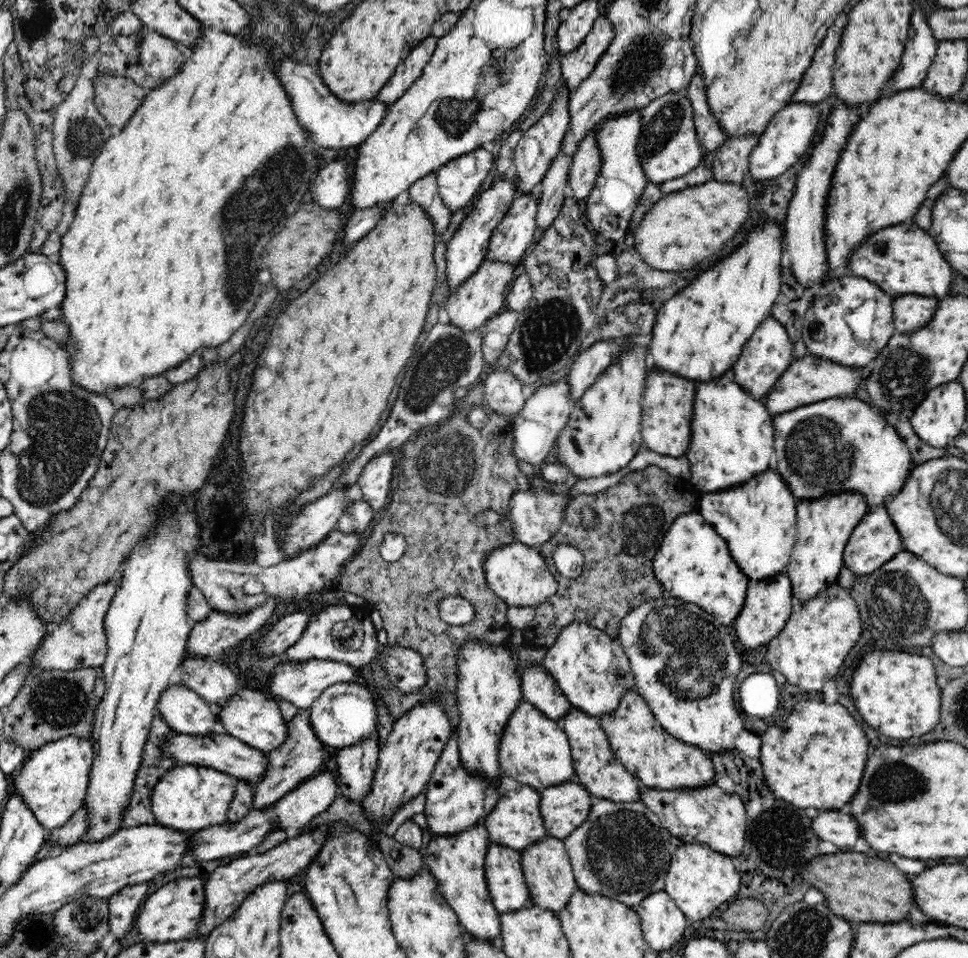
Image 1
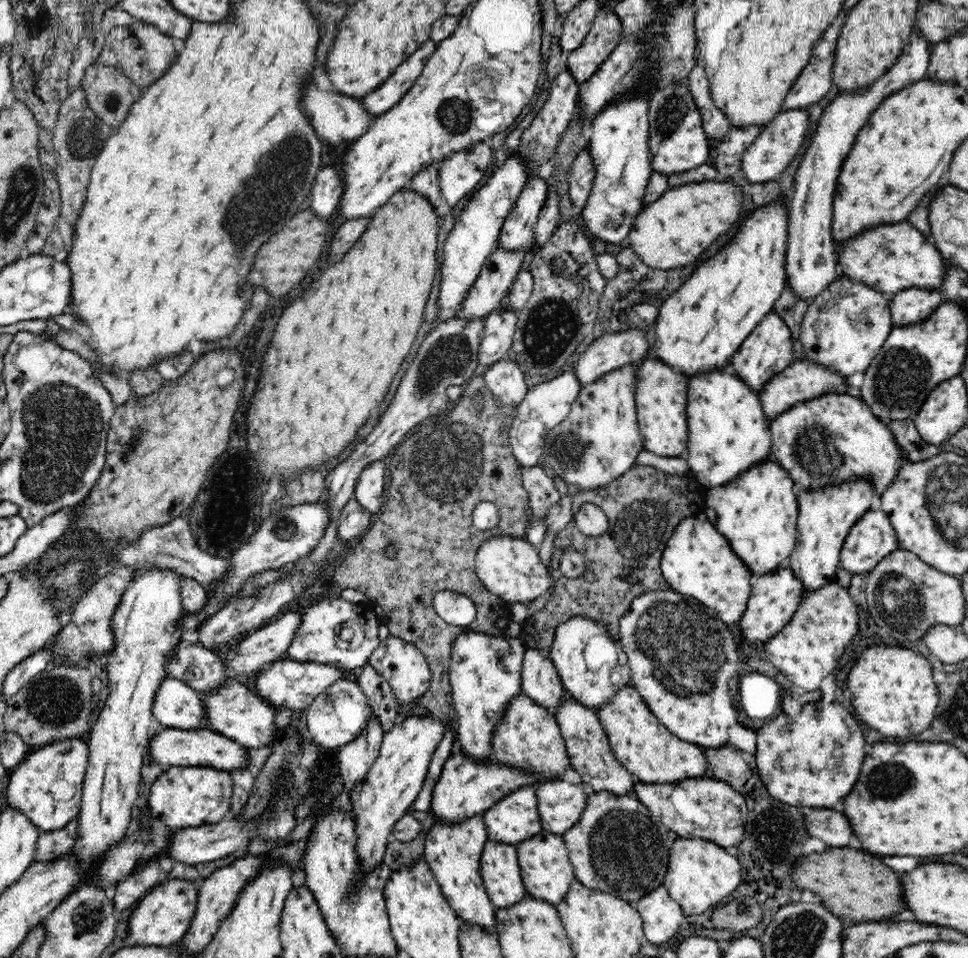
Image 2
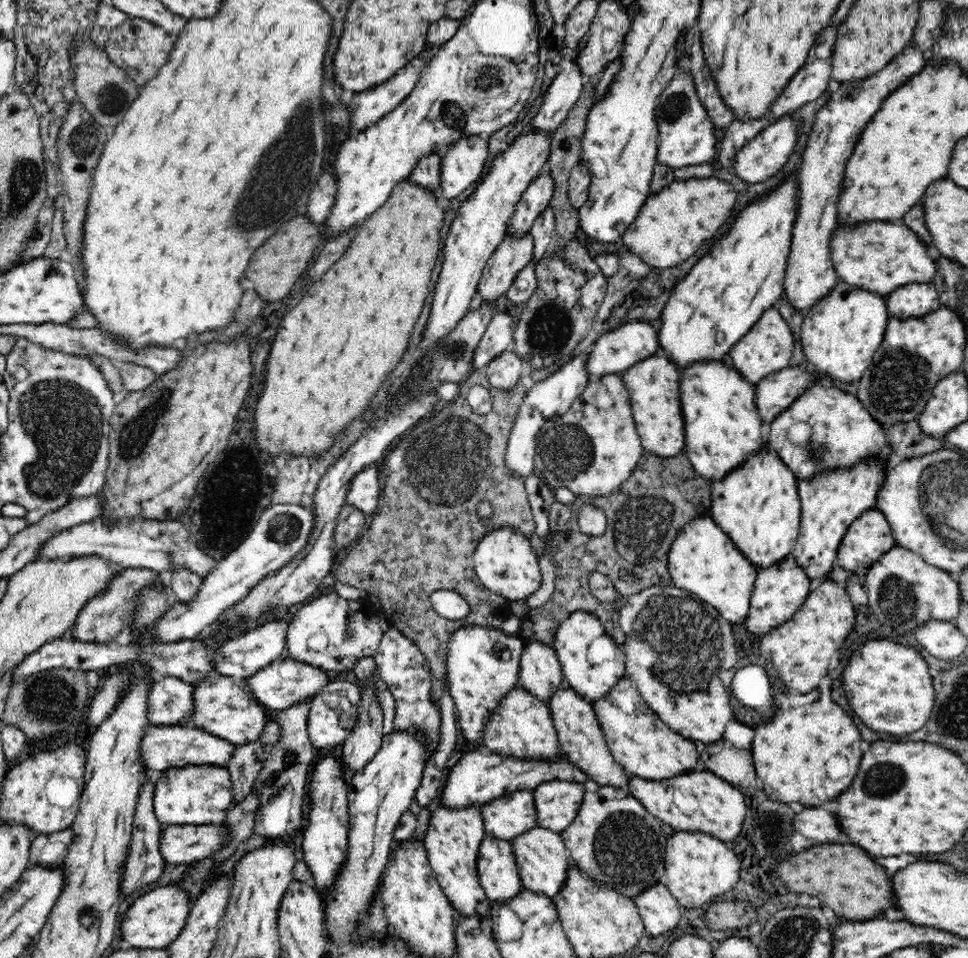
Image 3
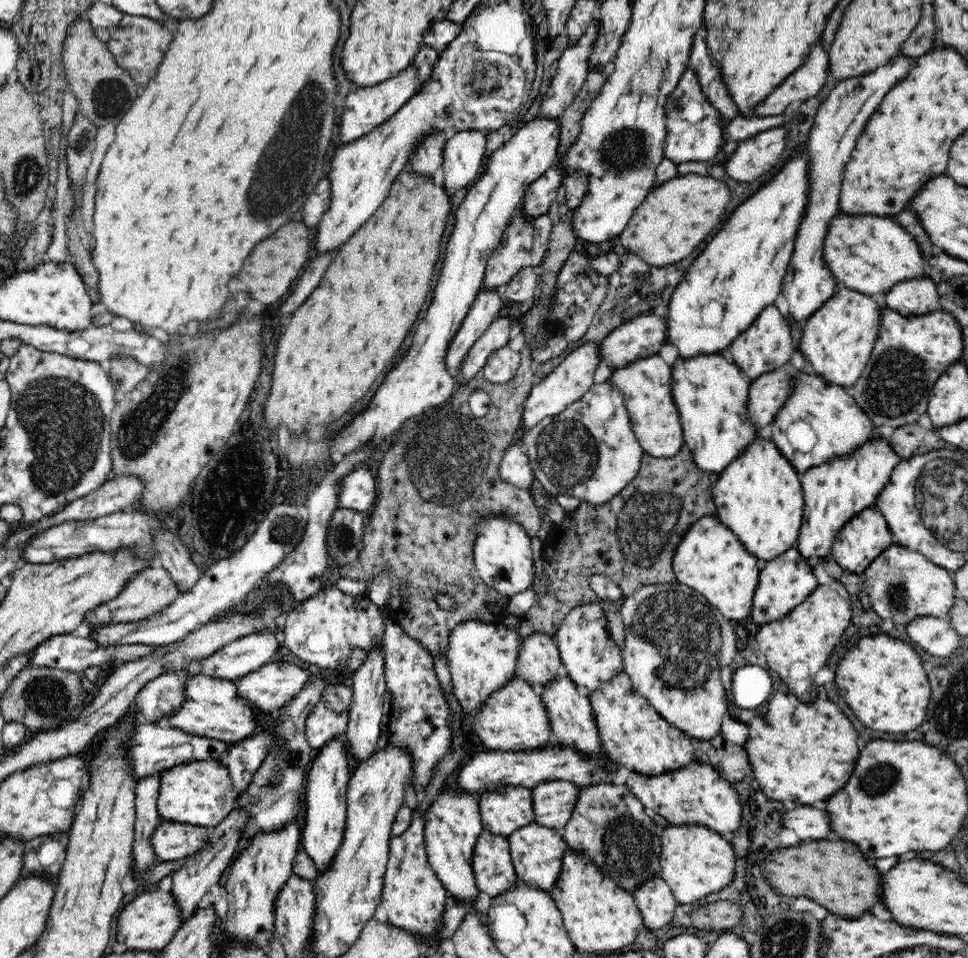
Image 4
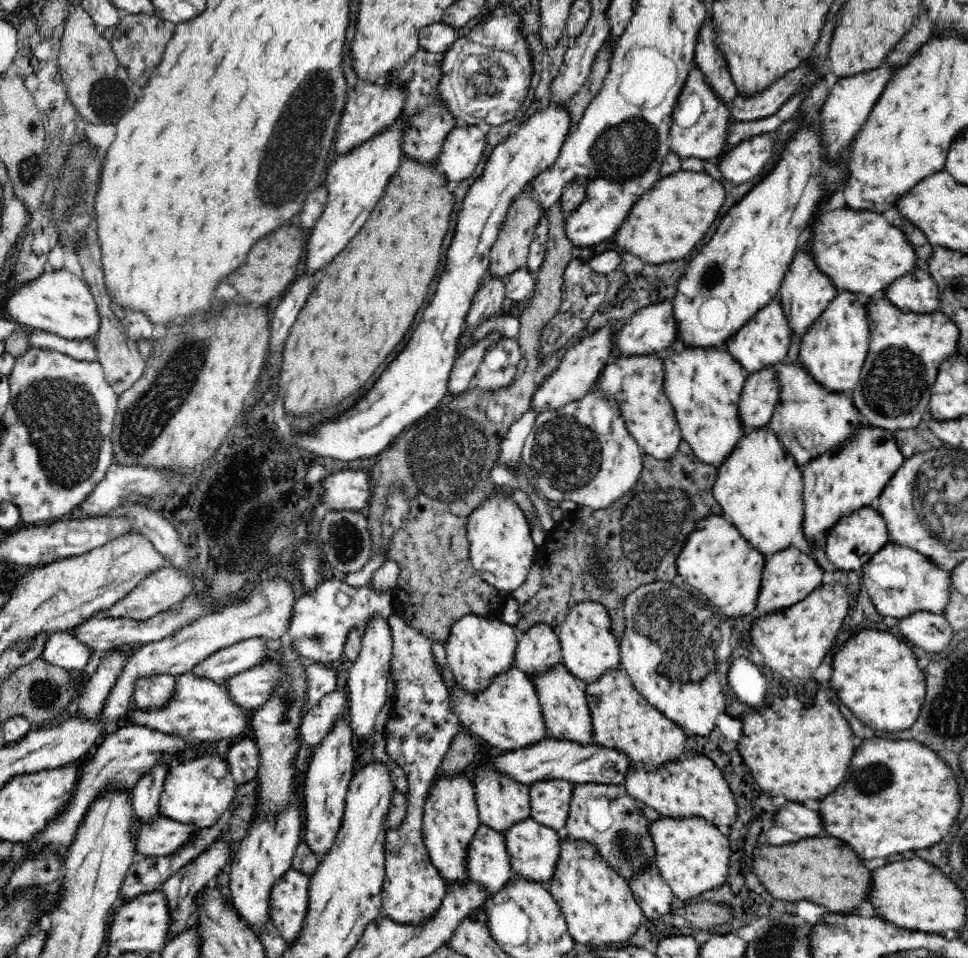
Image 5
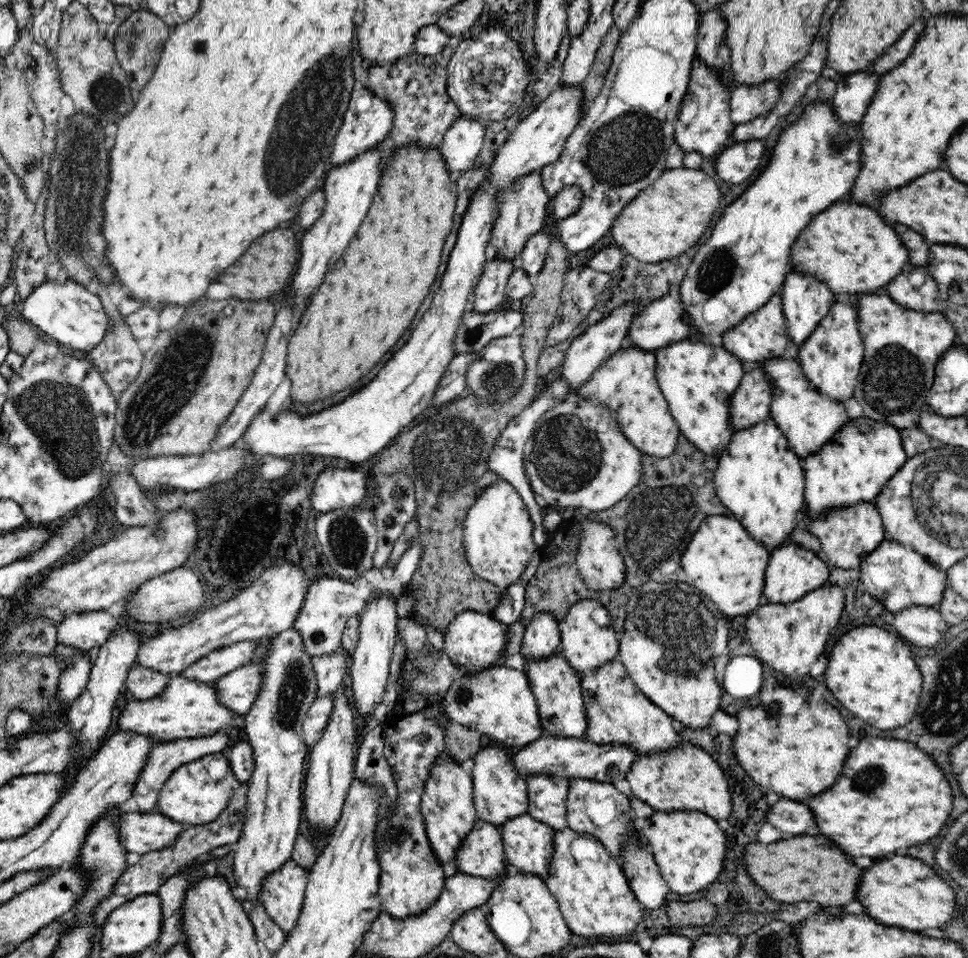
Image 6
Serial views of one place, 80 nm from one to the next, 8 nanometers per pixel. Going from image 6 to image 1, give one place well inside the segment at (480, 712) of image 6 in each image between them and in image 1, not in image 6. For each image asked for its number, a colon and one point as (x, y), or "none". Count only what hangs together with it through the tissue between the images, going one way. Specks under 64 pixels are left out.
1: (534, 750)
2: (528, 737)
3: (521, 726)
4: (514, 719)
5: (508, 715)

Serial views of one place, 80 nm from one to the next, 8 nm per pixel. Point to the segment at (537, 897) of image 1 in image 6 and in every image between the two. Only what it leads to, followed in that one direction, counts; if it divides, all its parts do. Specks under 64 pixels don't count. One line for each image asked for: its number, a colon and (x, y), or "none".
2: (546, 869)
3: (541, 856)
4: (536, 851)
5: (533, 848)
6: (528, 844)

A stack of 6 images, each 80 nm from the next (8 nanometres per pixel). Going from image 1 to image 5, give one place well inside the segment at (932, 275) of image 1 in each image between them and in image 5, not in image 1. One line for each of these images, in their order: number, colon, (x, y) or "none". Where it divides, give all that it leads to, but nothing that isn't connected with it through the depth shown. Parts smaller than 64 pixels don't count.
2: (889, 258)
3: (881, 258)
4: (867, 254)
5: (861, 253)

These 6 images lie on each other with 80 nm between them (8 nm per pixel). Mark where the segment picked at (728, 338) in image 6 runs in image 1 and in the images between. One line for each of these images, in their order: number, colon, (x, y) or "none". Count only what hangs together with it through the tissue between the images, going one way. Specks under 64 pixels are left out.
1: (769, 352)
2: (768, 350)
3: (767, 348)
4: (766, 344)
5: (764, 341)

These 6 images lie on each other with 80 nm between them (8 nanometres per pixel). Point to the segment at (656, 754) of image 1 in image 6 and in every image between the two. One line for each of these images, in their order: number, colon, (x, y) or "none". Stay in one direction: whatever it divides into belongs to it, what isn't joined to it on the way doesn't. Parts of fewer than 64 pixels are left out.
2: (640, 742)
3: (639, 741)
4: (633, 733)
5: (622, 720)
6: (617, 712)

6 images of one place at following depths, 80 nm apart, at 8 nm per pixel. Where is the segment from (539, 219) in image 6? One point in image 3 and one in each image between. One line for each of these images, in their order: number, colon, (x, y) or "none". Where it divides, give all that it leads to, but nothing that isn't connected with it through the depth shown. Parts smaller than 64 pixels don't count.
3: (514, 253)
4: (513, 253)
5: (509, 252)

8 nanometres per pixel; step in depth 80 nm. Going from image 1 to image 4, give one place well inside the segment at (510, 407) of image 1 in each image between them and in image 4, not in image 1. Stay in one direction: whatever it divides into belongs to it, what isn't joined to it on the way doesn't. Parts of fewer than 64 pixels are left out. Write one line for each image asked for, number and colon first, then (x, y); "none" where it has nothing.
2: (506, 381)
3: (503, 372)
4: (502, 365)

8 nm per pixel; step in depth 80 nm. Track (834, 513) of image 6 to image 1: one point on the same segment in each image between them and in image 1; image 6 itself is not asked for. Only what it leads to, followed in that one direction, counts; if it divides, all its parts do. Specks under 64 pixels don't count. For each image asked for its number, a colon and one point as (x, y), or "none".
1: (875, 540)
2: (872, 538)
3: (869, 536)
4: (862, 538)
5: (852, 542)

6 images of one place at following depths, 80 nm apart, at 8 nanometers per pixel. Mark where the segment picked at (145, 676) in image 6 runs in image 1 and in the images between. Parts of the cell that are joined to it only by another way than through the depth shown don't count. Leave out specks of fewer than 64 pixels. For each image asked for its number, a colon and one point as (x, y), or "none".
1: (186, 712)
2: (176, 705)
3: (171, 702)
4: (165, 694)
5: (153, 692)

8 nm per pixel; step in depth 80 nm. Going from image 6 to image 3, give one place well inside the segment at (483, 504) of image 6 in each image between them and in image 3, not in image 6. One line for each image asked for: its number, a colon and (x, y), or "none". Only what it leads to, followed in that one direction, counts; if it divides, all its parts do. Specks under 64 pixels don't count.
3: (506, 564)
4: (502, 554)
5: (502, 550)

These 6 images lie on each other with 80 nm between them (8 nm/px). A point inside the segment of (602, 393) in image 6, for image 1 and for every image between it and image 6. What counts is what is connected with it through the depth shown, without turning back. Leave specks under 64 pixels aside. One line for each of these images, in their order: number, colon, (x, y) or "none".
1: (667, 401)
2: (661, 392)
3: (653, 384)
4: (646, 385)
5: (636, 383)

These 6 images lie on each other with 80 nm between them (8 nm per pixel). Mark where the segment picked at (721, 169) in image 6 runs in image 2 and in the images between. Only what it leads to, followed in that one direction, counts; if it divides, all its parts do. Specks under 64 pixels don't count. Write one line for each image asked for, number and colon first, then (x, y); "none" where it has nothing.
2: (779, 142)
3: (765, 154)
4: (755, 157)
5: (742, 163)

